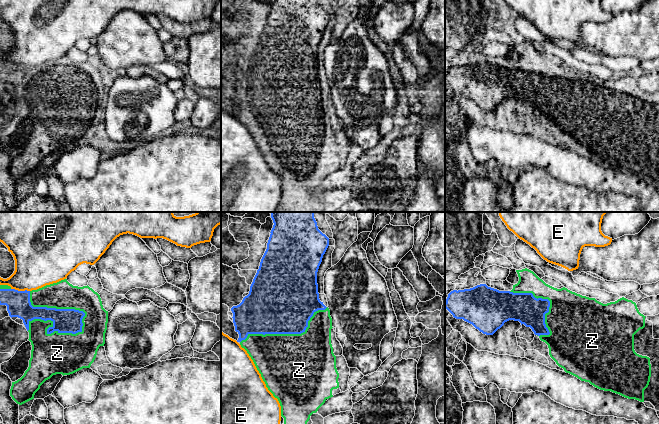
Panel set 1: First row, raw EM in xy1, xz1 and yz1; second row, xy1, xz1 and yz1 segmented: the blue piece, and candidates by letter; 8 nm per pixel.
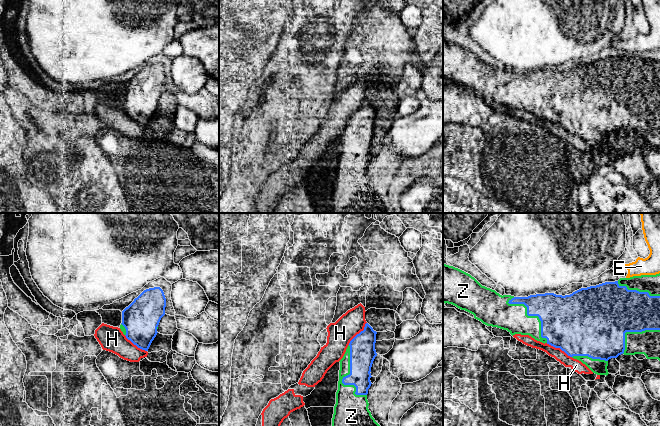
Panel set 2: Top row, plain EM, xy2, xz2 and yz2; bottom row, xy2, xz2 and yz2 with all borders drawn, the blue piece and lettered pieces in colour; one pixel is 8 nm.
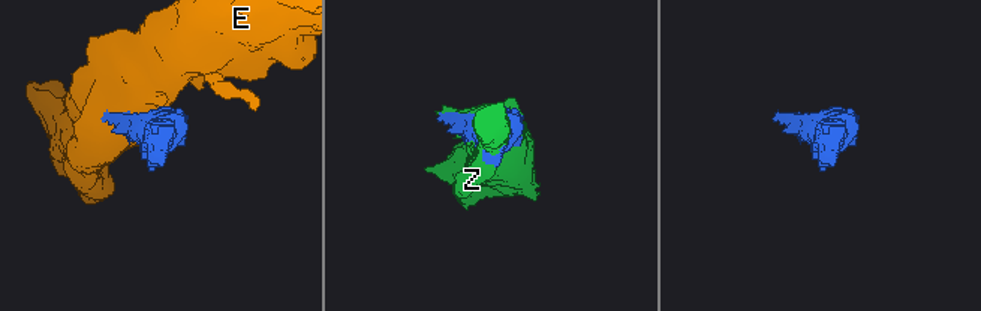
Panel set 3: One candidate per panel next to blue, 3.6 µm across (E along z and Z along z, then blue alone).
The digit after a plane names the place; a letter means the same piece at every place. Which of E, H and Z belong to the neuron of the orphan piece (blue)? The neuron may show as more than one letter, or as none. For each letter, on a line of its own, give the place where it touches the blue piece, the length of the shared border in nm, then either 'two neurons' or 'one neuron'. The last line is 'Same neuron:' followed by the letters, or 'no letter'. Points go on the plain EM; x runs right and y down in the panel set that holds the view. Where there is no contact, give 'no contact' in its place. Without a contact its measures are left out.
E: meets blue in xy1 at (20, 67); contact 150 nm long; two neurons
H: meets blue in yz2 at (559, 123); contact 240 nm long; two neurons
Z: meets blue in xy1 at (60, 85); contact 550 nm long; one neuron
Same neuron: Z

